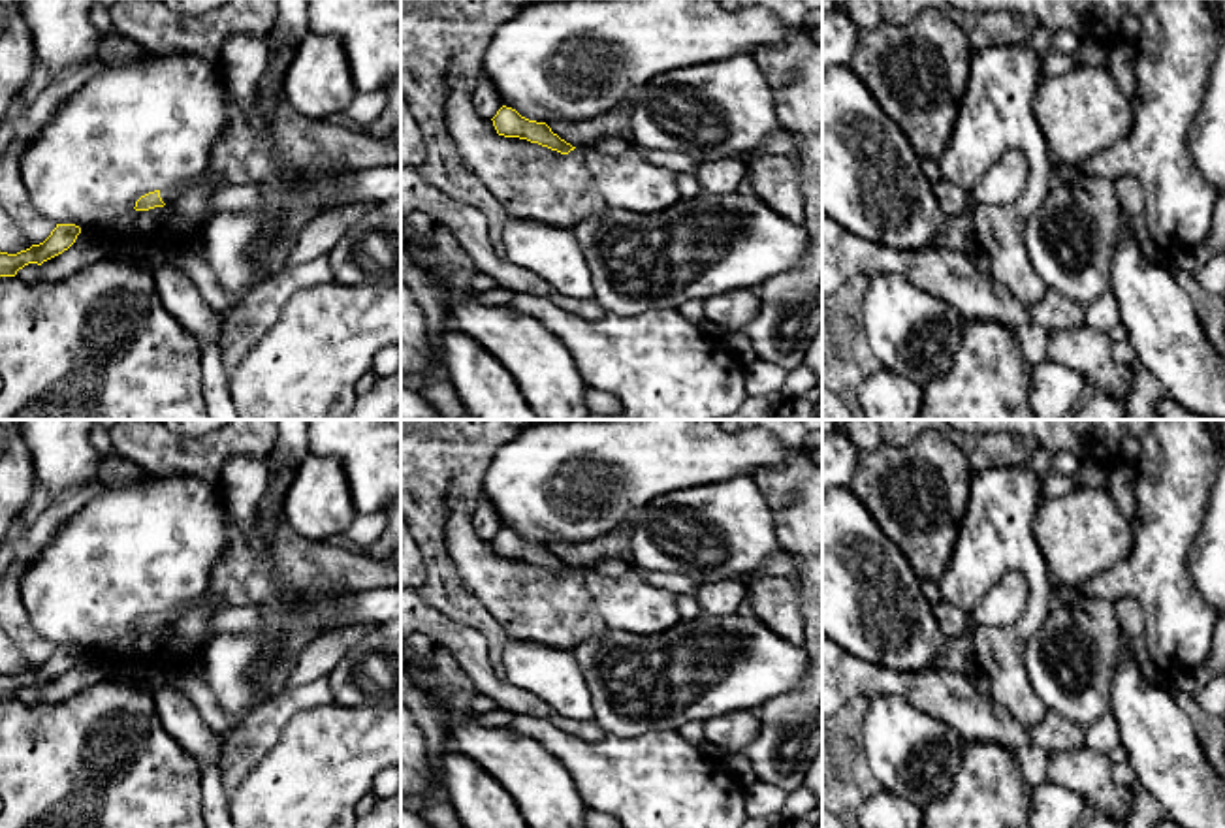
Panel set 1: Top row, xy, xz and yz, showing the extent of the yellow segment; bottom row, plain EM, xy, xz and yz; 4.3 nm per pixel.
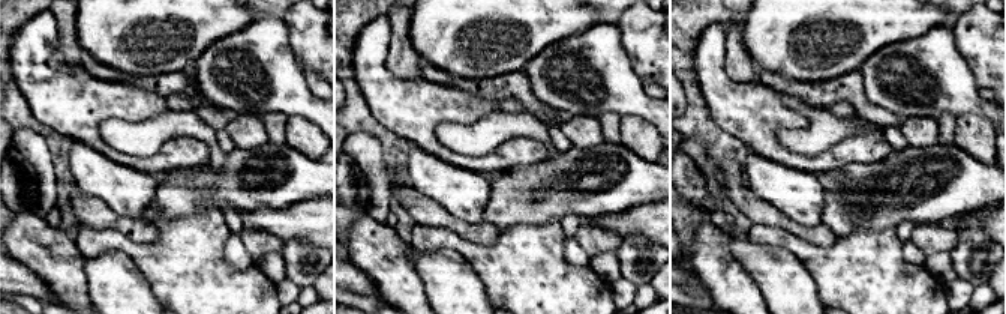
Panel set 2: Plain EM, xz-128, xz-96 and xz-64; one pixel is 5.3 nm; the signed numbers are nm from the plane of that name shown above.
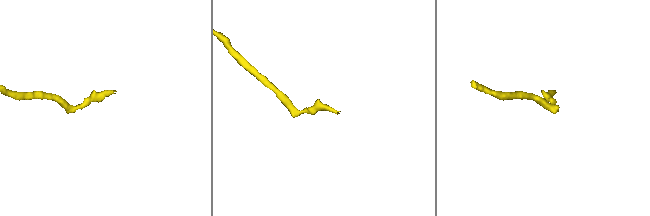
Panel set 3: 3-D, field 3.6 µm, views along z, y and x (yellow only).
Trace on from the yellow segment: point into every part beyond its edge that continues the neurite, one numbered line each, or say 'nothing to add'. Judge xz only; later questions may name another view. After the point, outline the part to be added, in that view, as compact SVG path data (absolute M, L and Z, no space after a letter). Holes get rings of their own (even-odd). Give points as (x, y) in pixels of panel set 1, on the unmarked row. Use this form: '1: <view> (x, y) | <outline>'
nothing to add

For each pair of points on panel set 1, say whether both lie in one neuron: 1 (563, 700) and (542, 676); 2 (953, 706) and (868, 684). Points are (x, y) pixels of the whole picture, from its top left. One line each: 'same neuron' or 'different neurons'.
1: same neuron
2: same neuron

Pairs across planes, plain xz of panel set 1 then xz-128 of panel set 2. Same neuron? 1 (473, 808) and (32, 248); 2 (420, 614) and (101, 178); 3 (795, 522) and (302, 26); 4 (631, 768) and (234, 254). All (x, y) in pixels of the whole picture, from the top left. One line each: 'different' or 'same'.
1: same
2: different
3: same
4: different

